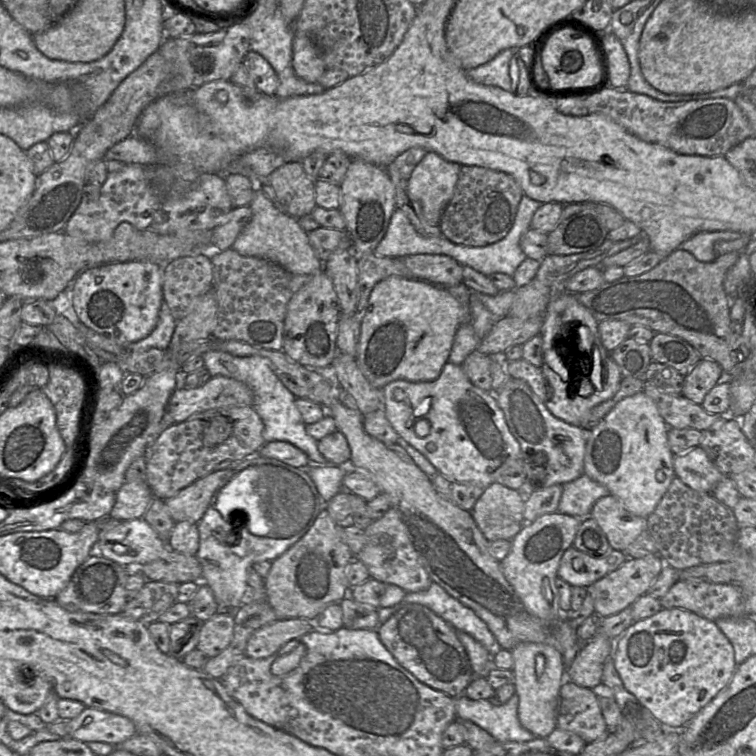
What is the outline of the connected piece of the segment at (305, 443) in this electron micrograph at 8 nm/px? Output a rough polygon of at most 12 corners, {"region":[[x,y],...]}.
{"region":[[202,354],[211,377],[252,390],[266,443],[288,442],[311,464],[333,465],[307,433],[296,397],[269,359]]}

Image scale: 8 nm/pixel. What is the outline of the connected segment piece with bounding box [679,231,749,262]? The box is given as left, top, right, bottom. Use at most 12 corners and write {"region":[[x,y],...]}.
{"region":[[736,231],[699,232],[679,248],[701,262],[716,259],[714,244],[718,240],[736,240]]}

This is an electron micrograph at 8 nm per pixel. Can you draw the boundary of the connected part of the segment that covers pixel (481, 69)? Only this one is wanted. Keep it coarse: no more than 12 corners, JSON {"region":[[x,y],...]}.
{"region":[[507,48],[467,72],[479,84],[511,91],[510,62],[518,48]]}

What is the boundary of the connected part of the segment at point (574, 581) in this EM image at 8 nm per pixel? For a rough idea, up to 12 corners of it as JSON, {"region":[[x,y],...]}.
{"region":[[571,546],[560,560],[558,577],[588,588],[626,560],[613,549],[592,557]]}

